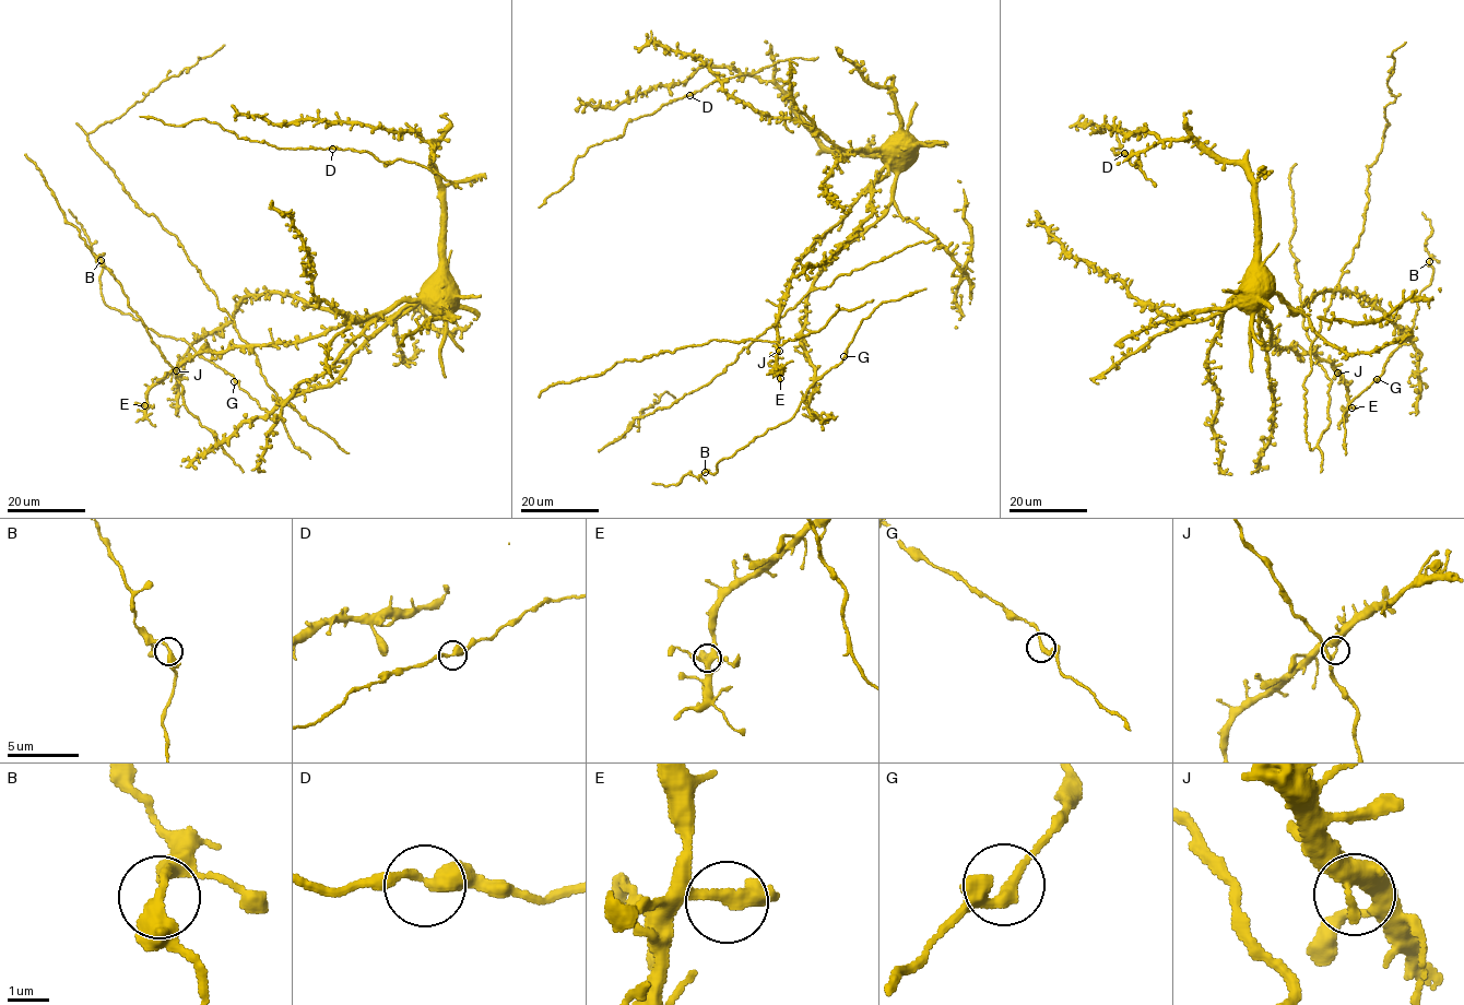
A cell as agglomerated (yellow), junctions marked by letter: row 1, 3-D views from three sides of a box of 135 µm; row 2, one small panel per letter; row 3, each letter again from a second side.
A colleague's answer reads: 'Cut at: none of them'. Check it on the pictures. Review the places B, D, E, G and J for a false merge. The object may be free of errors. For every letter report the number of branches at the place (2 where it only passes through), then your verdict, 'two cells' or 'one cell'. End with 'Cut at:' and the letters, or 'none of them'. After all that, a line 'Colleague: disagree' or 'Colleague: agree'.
B: 2 | one cell
D: 2 | one cell
E: 2 | one cell
G: 2 | one cell
J: 2 | one cell
Cut at: none of them
Colleague: agree

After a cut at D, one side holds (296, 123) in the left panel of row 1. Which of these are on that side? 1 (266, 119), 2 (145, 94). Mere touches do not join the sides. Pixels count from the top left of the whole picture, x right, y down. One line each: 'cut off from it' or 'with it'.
1: with it
2: with it

